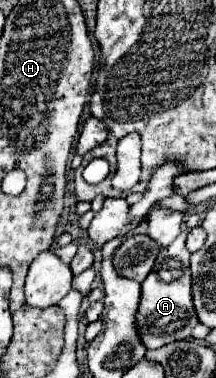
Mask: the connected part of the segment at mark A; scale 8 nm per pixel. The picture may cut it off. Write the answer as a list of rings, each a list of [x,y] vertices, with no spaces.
[[[179,234],[173,244],[163,248],[155,260],[155,268],[149,272],[141,286],[141,302],[137,310],[137,332],[147,350],[161,348],[175,340],[187,340],[197,326],[197,316],[191,300],[191,252],[185,248],[185,234]]]

